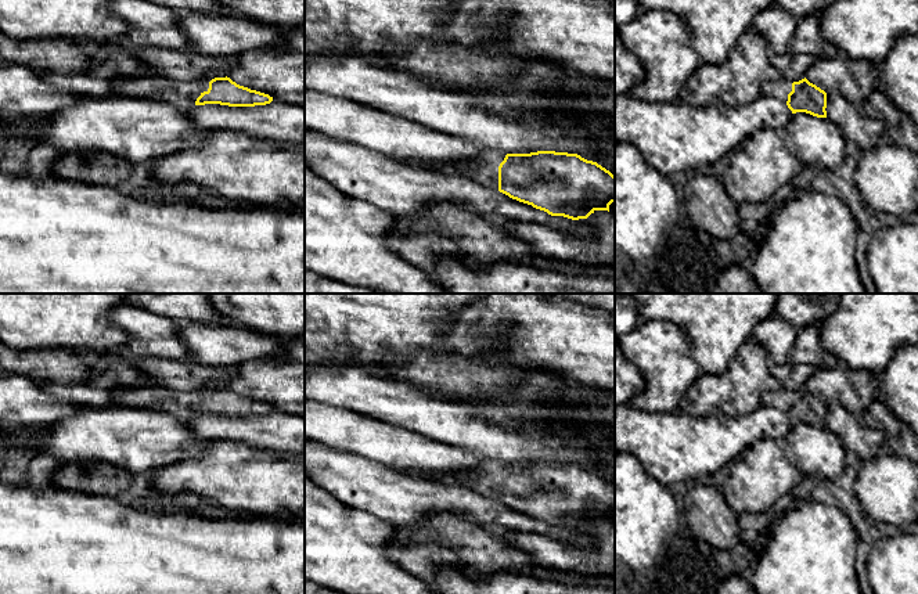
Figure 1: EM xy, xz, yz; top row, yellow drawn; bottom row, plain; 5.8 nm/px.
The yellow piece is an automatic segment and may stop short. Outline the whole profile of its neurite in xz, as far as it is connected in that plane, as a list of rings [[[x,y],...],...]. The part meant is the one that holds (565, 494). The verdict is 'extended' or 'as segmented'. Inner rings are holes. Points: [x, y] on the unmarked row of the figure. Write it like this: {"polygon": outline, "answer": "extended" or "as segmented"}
{"polygon": [[[476,453],[480,465],[458,475],[458,485],[498,500],[551,526],[587,529],[615,512],[615,486],[577,464],[505,464]]], "answer": "extended"}

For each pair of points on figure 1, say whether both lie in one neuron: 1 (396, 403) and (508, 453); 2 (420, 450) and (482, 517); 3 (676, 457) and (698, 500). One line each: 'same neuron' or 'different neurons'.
1: same neuron
2: different neurons
3: different neurons

